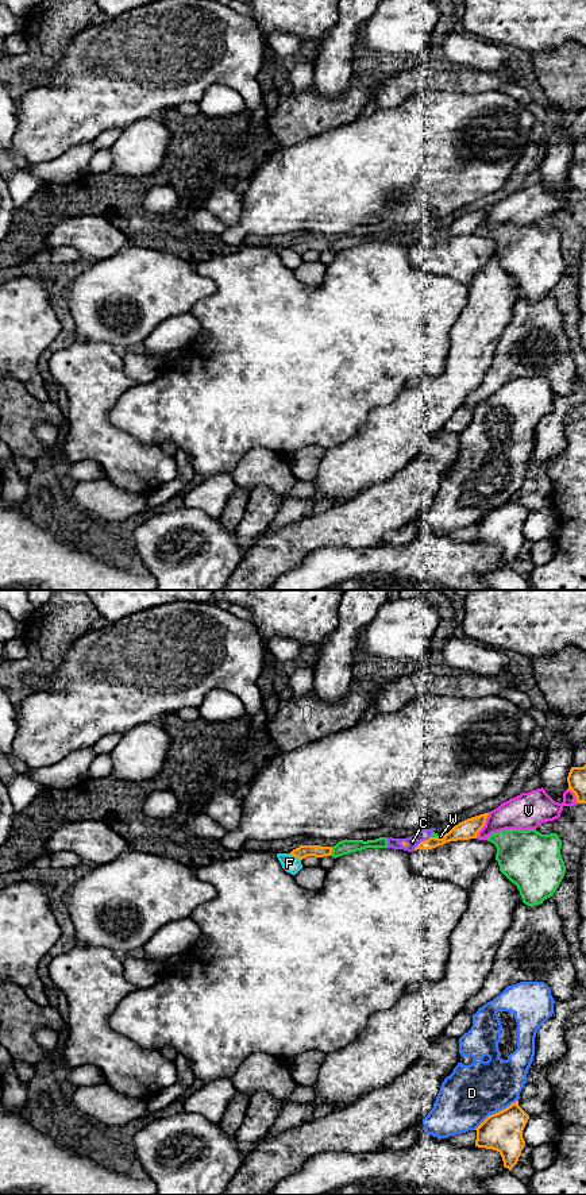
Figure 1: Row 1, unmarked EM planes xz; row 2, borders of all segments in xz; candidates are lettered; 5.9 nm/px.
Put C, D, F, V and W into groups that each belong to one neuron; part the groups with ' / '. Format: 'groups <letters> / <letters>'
groups C W / D / F / V

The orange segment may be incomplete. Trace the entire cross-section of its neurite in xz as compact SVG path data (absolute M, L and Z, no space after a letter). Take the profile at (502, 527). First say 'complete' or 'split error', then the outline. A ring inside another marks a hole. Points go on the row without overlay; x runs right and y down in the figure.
complete | M518 496L506 504L489 510L475 525L475 541L497 546L509 566L517 559L525 541L523 525L529 510L518 501Z

